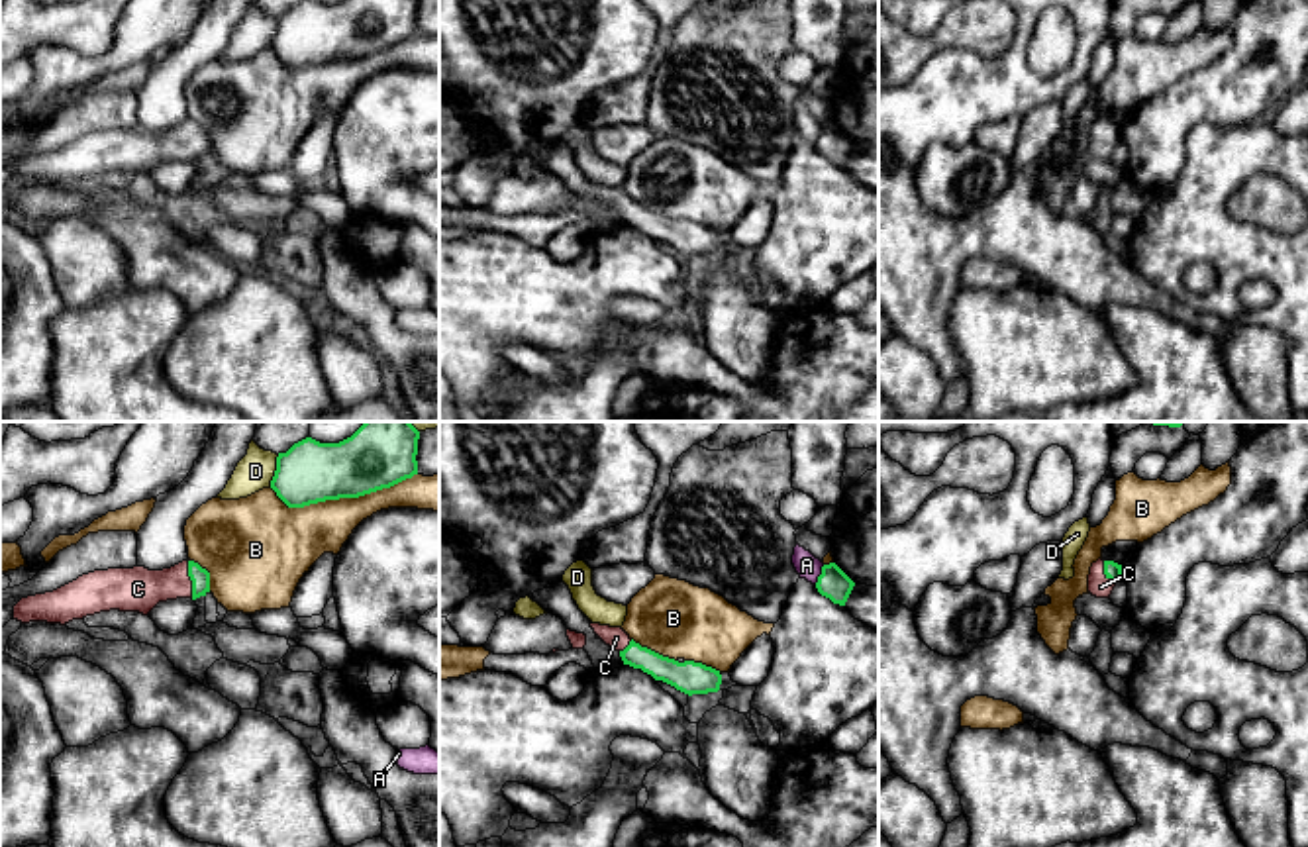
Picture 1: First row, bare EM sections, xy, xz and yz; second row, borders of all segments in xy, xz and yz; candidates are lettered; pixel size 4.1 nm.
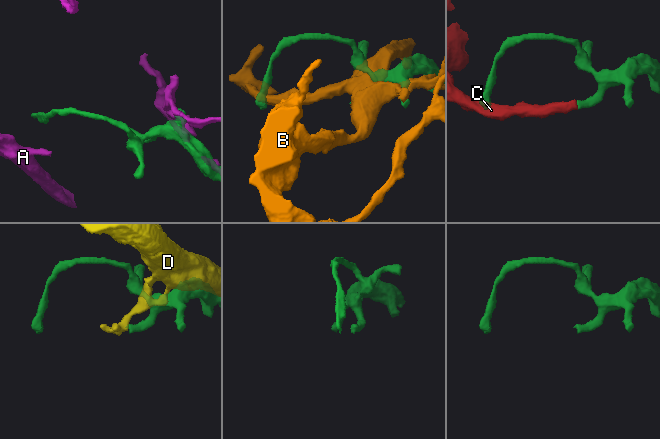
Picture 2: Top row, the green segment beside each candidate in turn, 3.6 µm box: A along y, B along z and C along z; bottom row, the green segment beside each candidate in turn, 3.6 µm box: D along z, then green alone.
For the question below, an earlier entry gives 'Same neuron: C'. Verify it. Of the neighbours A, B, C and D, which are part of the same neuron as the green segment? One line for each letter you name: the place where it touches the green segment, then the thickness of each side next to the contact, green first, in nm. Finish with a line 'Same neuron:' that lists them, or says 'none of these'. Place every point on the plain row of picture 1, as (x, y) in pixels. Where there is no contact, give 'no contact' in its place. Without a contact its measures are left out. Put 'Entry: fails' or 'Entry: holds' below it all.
C: contact xy (191, 140); calibres 80 and 180 nm
Same neuron: C
Entry: holds

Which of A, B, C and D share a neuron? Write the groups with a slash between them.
A / B / C / D

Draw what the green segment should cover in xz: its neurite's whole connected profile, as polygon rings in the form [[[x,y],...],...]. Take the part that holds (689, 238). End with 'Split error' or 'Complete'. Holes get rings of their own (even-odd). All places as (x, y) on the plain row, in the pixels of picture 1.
[[[590,184],[590,188],[606,206],[620,214],[624,225],[641,229],[655,241],[663,241],[688,257],[720,251],[722,235],[712,227],[694,222],[679,224],[675,220],[663,218],[635,204],[622,188],[600,184]]]. Split error

